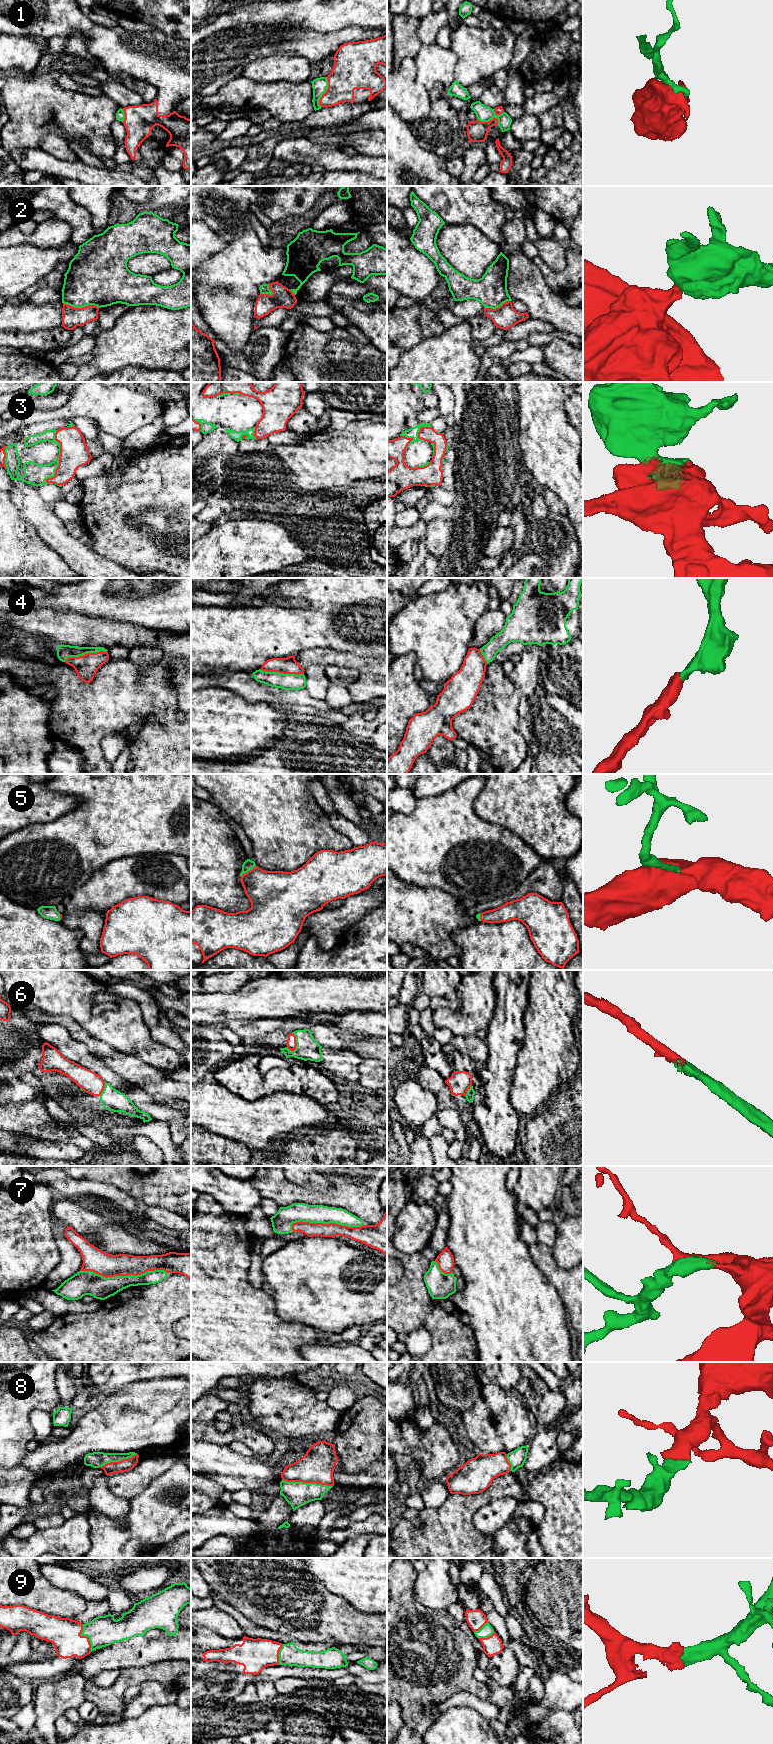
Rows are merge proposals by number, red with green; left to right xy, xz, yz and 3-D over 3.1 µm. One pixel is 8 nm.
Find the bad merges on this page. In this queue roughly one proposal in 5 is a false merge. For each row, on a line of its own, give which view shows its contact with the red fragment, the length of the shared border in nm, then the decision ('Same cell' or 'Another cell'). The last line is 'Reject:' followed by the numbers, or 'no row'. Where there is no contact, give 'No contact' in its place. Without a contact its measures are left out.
1: Touches red in xz. Shared border 260 nm. Another cell
2: Touches red in xy. Shared border 300 nm. Another cell
3: Touches red in xy. Shared border 440 nm. Same cell
4: Touches red in xy. Shared border 360 nm. Same cell
5: Touches red in xz. Shared border 160 nm. Same cell
6: Touches red in xz. Shared border 160 nm. Same cell
7: Touches red in xy. Shared border 700 nm. Same cell
8: Touches red in xz. Shared border 420 nm. Same cell
9: Touches red in xy. Shared border 240 nm. Same cell
Reject: 1, 2

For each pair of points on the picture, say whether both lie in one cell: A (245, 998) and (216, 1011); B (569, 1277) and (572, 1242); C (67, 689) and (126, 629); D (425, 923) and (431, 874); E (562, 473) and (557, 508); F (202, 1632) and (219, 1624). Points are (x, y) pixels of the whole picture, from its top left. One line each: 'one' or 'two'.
A: one
B: two
C: two
D: two
E: two
F: two

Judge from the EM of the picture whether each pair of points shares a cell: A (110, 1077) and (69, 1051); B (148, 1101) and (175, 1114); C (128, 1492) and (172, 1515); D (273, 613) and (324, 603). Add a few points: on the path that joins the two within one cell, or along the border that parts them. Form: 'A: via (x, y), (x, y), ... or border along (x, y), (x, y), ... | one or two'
A: via (100, 1068), (79, 1054) | one
B: via (155, 1108), (168, 1113) | one
C: border along (153, 1480), (140, 1493), (129, 1500) | two
D: via (286, 615), (311, 615) | one

